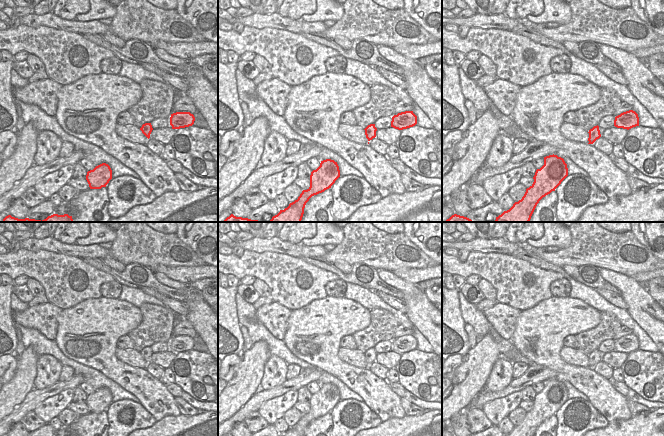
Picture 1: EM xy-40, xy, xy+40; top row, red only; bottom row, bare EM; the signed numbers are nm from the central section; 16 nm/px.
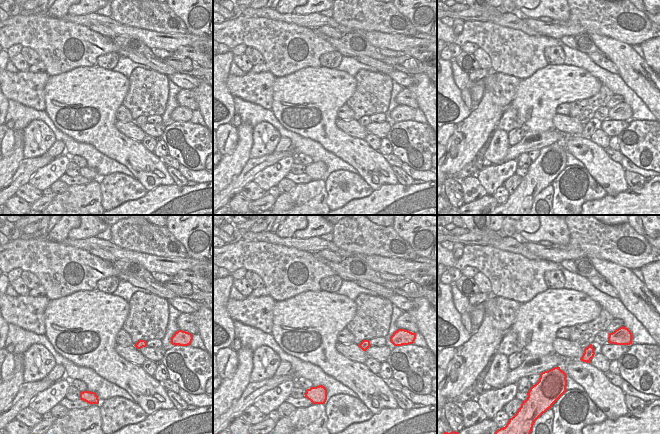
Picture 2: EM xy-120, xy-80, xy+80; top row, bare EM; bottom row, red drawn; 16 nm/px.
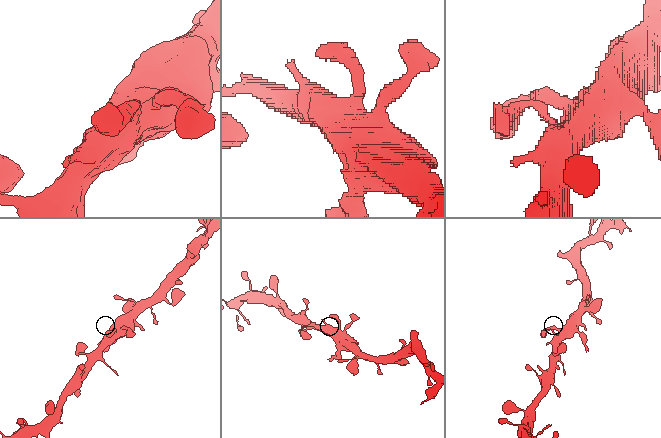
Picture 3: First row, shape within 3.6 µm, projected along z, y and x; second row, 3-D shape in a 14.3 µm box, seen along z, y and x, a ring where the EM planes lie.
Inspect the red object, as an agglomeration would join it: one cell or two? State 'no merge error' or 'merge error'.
no merge error

